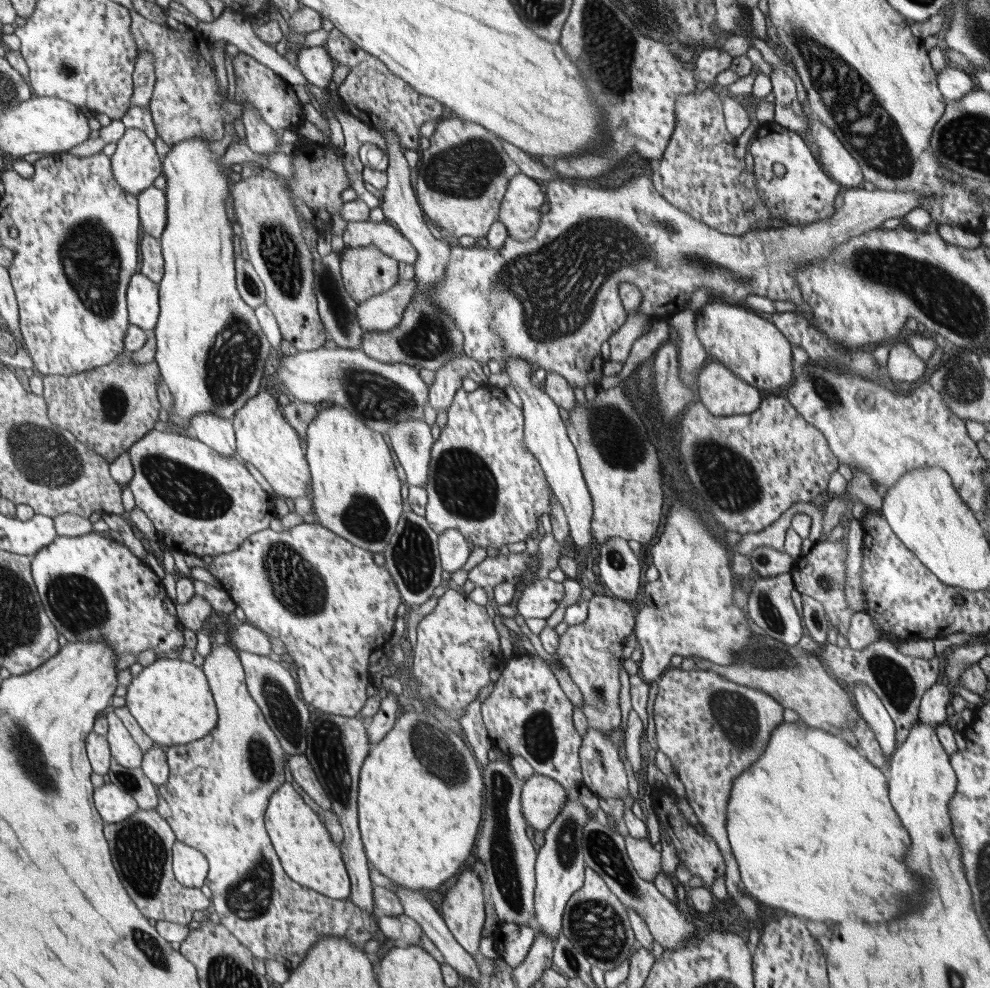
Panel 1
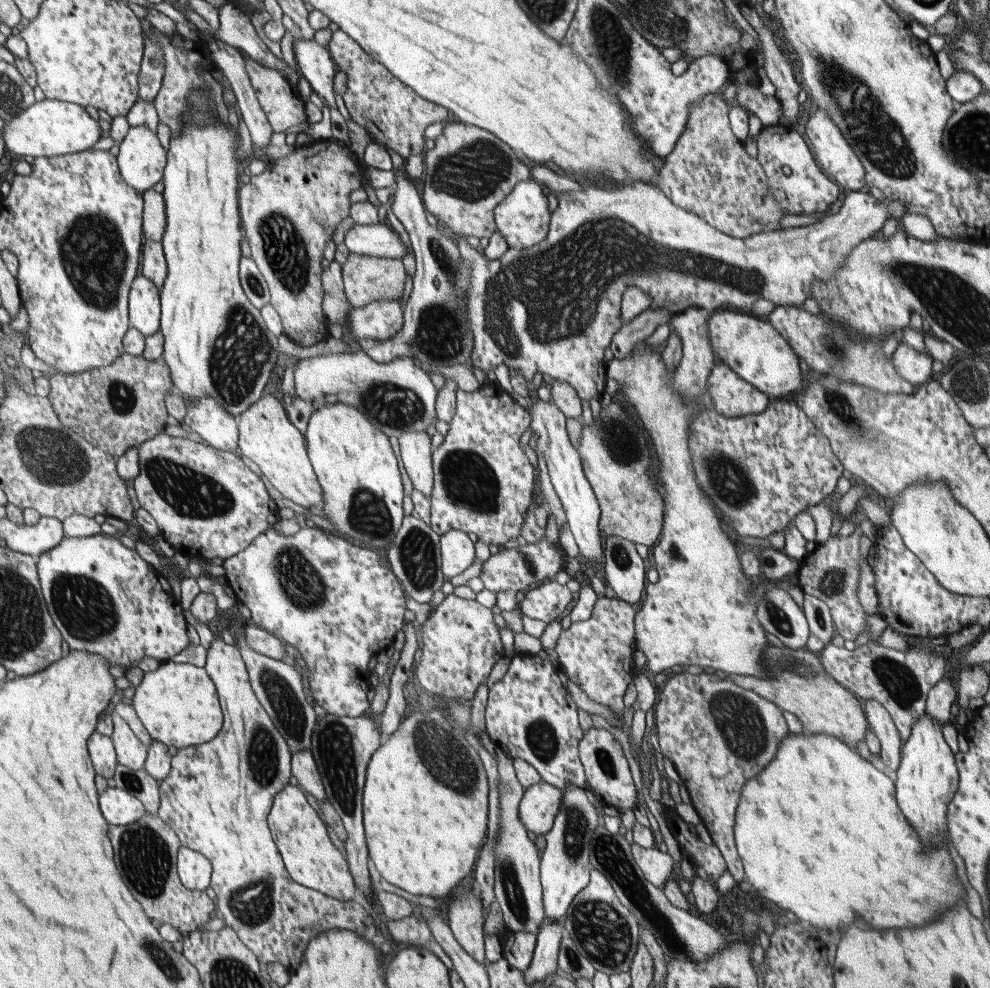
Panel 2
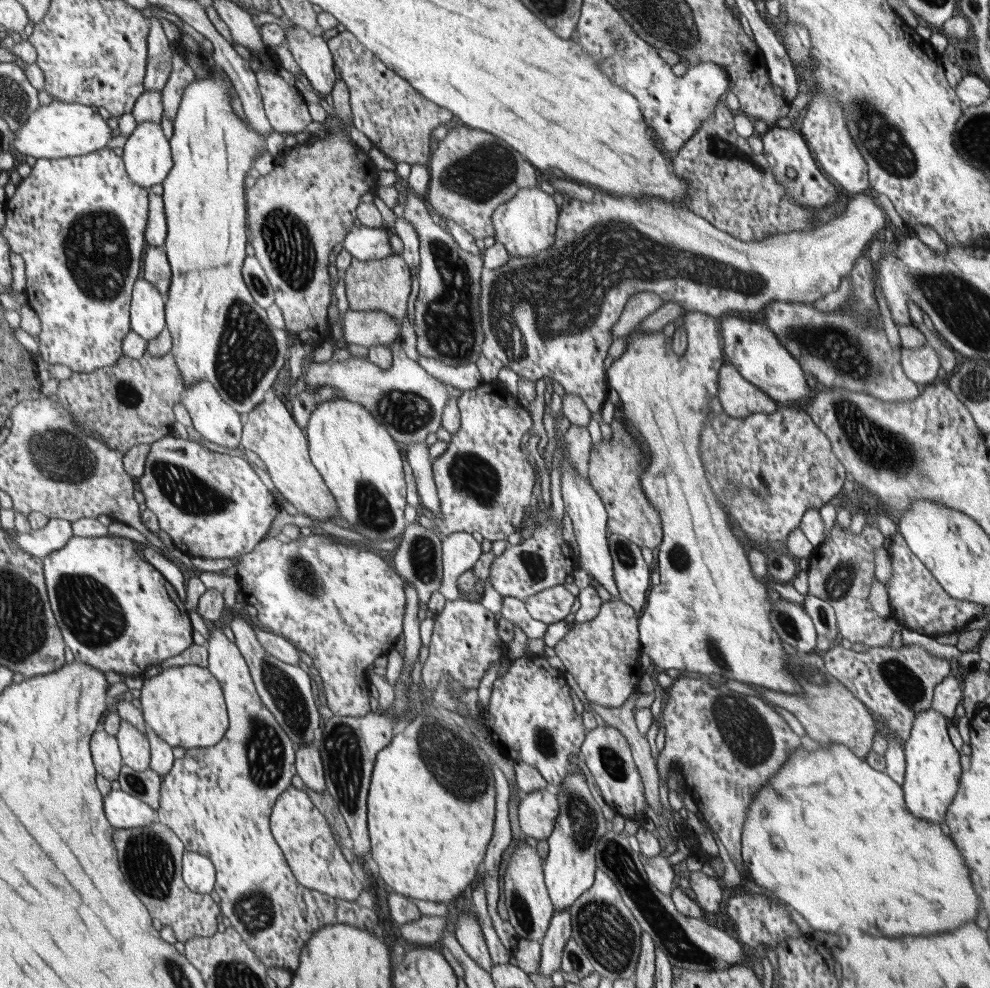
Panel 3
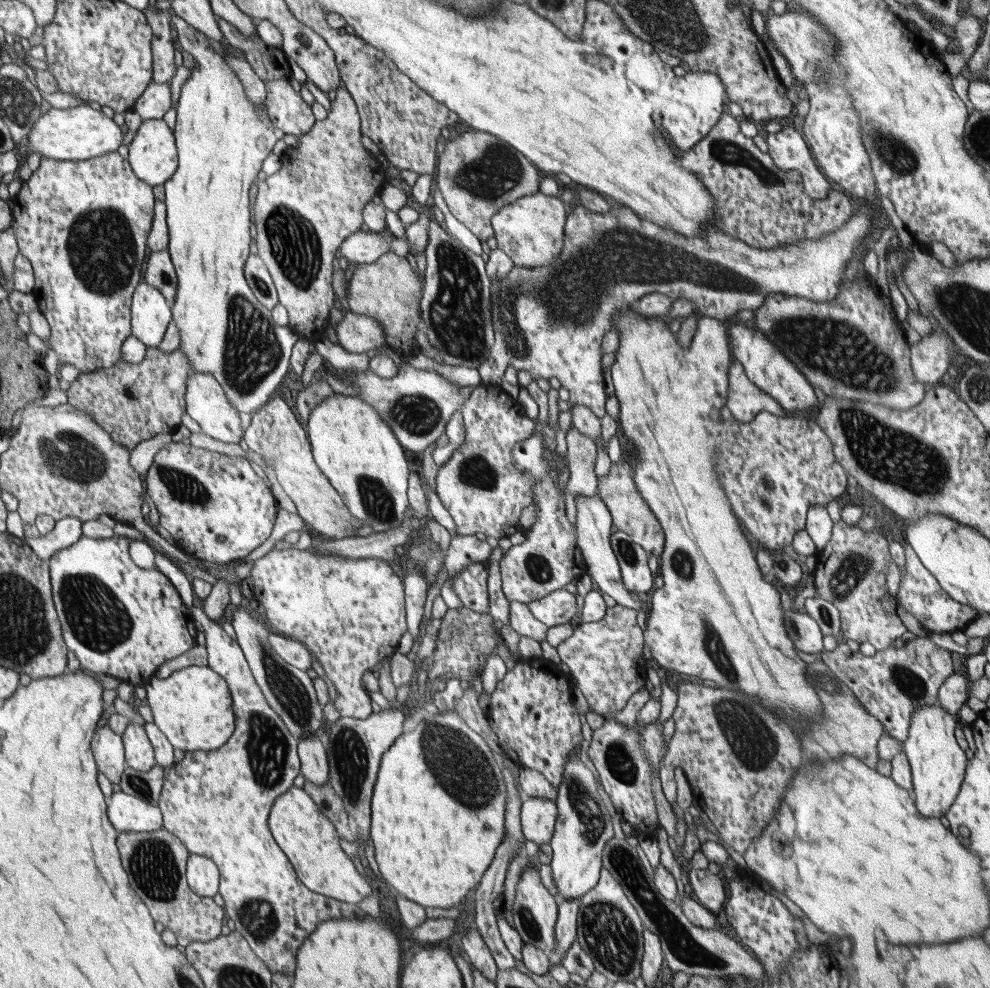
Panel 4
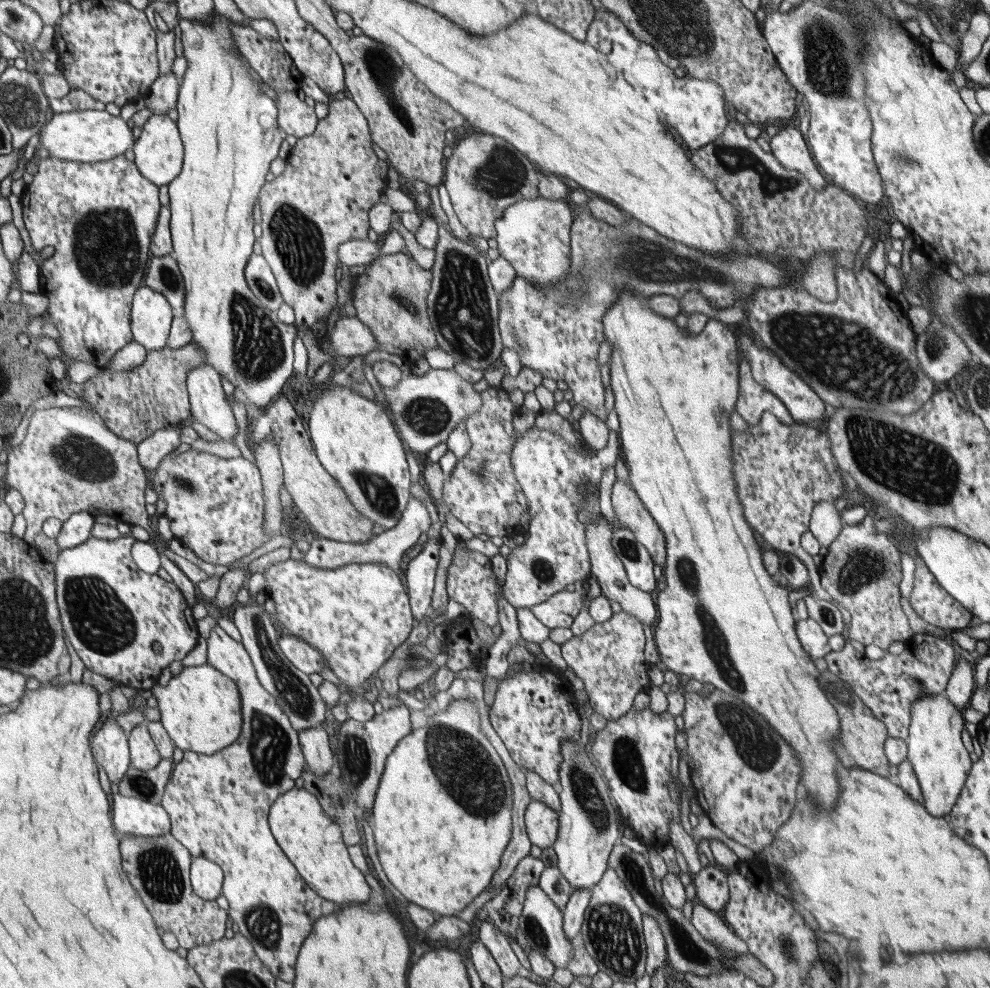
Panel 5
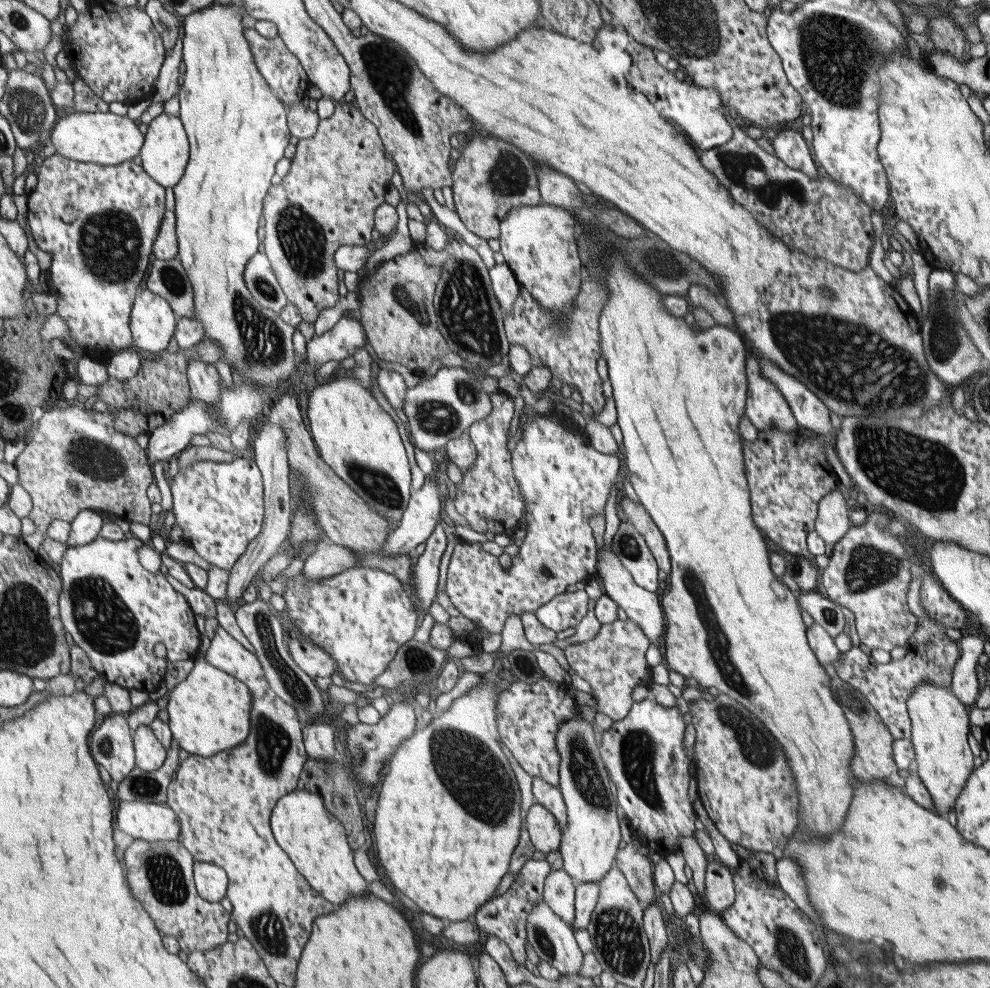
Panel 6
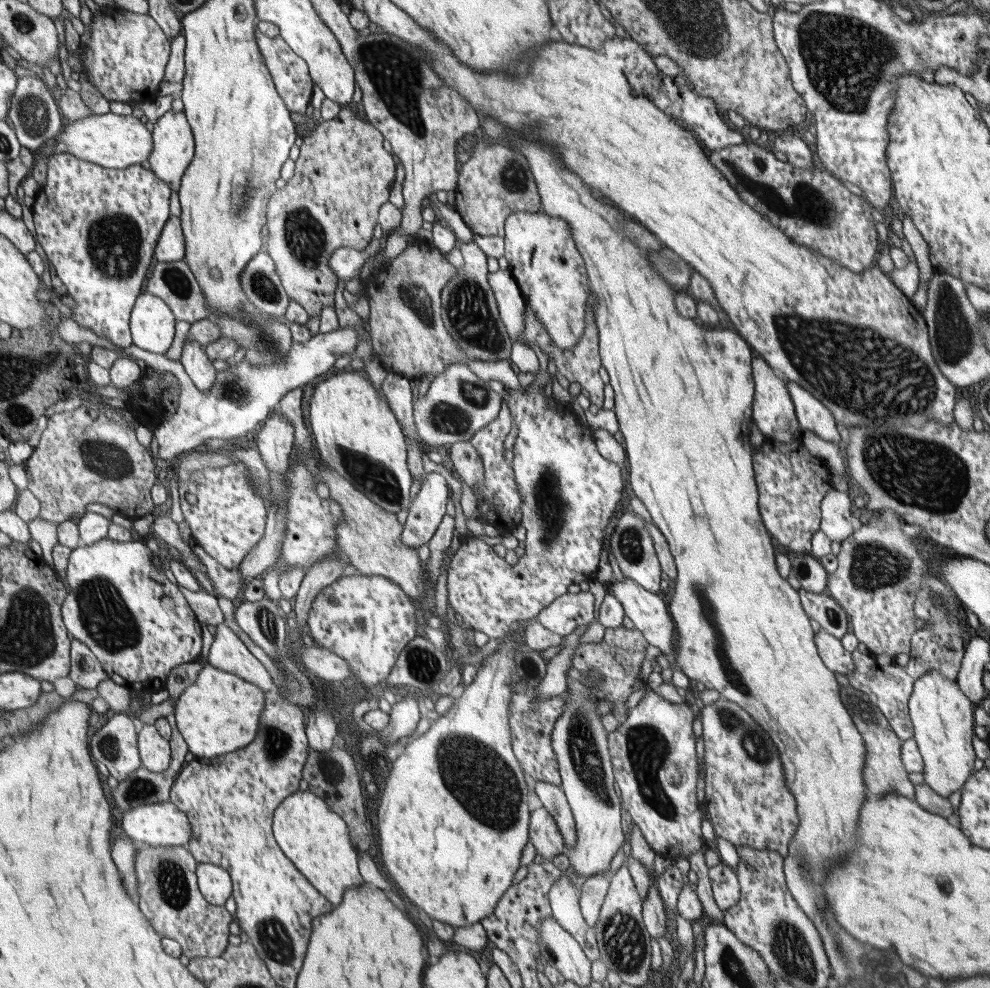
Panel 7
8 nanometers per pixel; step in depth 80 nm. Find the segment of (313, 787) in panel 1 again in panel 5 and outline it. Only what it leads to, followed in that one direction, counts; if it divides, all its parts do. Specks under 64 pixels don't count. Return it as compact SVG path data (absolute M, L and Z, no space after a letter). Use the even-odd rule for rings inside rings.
M321 724L301 730L299 735L308 769L316 776L324 776L334 764L334 754L330 750L332 735L329 735L328 729Z

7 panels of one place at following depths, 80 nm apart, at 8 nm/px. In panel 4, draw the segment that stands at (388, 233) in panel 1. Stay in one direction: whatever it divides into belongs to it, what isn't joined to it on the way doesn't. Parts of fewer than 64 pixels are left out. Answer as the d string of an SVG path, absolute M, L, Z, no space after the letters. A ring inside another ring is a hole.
M359 230L340 246L340 254L355 264L370 264L390 250L386 232Z

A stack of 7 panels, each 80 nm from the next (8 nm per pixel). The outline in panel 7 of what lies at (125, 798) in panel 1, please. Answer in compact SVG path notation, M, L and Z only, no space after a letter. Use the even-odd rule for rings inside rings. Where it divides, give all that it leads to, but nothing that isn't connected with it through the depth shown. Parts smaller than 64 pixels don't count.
M170 800L126 810L122 830L138 843L150 846L187 847L194 837L187 814Z

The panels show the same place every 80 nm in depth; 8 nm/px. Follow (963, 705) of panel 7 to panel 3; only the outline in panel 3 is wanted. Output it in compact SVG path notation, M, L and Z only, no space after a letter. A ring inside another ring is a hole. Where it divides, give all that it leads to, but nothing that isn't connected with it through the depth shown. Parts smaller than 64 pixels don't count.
M932 708L919 712L912 723L910 736L903 743L906 761L905 804L918 818L944 825L948 807L954 802L961 779L961 752L952 746L948 727L951 720Z

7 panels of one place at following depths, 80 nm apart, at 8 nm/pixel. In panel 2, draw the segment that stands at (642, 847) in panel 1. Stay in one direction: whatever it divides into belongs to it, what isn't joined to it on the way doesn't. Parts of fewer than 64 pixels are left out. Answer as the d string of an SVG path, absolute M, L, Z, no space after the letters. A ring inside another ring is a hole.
M635 842L631 845L633 860L642 869L644 876L653 886L662 889L664 883L670 878L674 860L668 853L658 848L642 848Z

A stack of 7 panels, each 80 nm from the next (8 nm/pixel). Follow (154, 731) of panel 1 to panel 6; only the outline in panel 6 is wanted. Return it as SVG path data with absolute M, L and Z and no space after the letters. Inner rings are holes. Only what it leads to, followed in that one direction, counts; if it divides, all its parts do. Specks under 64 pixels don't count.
M205 656L195 660L194 669L186 680L170 693L166 710L169 727L180 748L208 759L224 750L243 744L252 733L253 694L240 679L212 666Z

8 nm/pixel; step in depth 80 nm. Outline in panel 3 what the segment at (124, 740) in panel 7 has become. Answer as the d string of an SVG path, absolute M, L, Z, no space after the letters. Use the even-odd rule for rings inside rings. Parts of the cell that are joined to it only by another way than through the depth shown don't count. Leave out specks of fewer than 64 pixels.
M96 731L91 742L92 755L95 758L96 770L112 782L119 777L123 760L118 748L116 735L110 735L106 731Z

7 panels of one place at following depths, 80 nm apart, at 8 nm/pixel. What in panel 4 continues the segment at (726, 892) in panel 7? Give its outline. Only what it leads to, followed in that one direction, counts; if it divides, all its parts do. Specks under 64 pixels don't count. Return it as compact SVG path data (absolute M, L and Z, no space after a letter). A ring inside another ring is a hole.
M692 869L688 875L688 891L693 891L698 902L712 913L720 911L726 902L722 878L709 869Z

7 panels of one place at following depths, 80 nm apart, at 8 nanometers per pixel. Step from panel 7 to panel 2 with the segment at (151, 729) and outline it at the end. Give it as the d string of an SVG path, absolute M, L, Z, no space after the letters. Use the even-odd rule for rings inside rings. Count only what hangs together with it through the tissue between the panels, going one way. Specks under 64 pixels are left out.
M116 711L111 714L114 723L113 740L116 759L119 764L140 770L145 765L149 747L131 729L128 722Z

